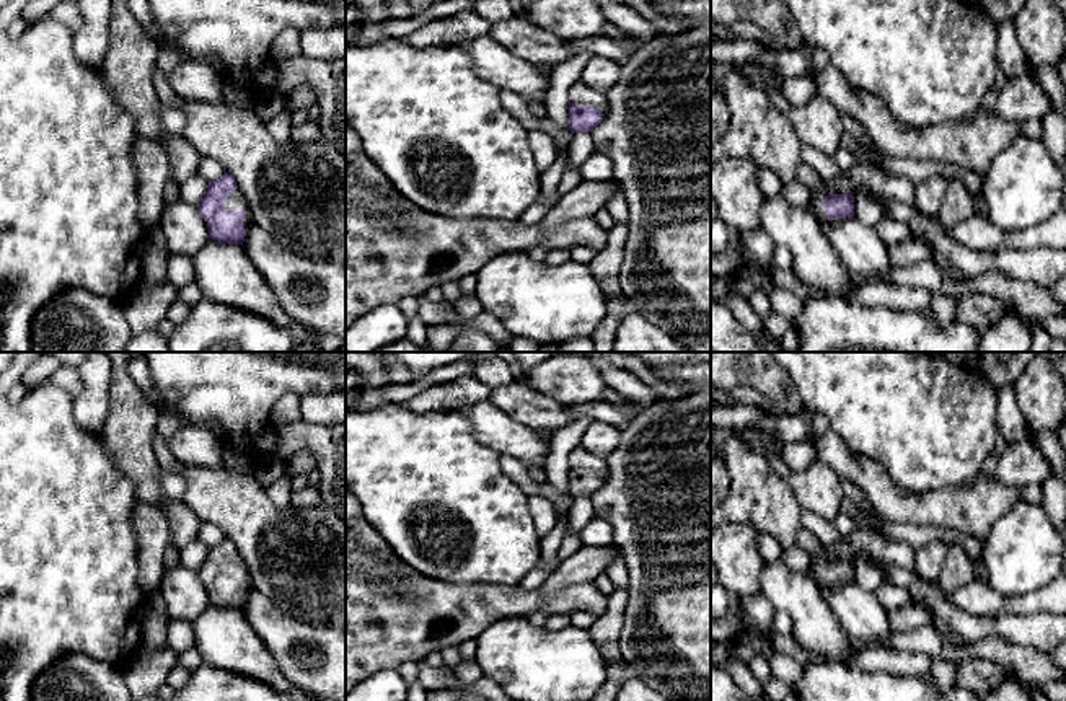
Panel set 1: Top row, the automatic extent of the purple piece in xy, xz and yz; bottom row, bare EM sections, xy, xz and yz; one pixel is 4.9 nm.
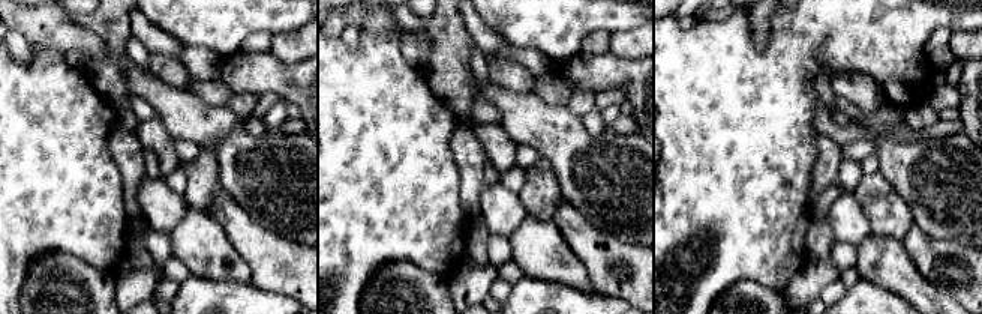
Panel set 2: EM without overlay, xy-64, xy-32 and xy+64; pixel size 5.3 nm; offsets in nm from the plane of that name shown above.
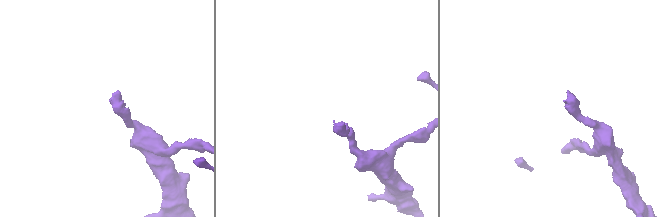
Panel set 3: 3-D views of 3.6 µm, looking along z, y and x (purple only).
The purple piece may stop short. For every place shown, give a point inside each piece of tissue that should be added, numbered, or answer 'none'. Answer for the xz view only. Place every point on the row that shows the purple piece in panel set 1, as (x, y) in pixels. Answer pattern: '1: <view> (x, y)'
1: xz (579, 93)

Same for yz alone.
1: yz (806, 173)

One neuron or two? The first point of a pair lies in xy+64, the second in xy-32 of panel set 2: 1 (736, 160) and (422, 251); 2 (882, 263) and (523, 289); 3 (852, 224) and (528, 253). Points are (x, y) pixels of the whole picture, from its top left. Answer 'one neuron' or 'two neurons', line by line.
1: one neuron
2: two neurons
3: two neurons

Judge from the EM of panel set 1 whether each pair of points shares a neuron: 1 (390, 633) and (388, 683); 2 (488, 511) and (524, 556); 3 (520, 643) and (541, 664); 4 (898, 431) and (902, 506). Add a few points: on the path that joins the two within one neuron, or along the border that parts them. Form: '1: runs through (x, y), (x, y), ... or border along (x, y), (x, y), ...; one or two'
1: border along (396, 667), (387, 667), (362, 680); two
2: runs through (489, 522), (512, 545); one
3: runs through (525, 648), (537, 659); one
4: border along (872, 460), (895, 483), (907, 489), (938, 489); two

